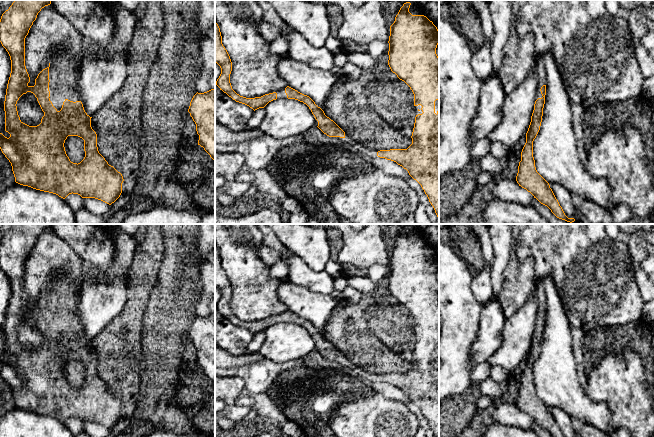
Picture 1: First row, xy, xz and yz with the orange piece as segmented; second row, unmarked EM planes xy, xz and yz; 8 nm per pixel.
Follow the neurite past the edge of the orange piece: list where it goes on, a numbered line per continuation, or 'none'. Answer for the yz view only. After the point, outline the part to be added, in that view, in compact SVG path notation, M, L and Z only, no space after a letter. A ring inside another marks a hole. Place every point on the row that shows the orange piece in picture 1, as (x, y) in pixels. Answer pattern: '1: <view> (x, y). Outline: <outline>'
1: yz (540, 68). Outline: M537 56L536 58L536 71L538 76L538 86L536 92L536 100L537 100L538 98L543 97L540 89L543 85L546 85L546 72L542 56Z

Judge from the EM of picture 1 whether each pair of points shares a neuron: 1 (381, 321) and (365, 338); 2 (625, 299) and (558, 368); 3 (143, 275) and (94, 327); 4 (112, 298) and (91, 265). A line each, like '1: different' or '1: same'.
1: different
2: different
3: different
4: same

